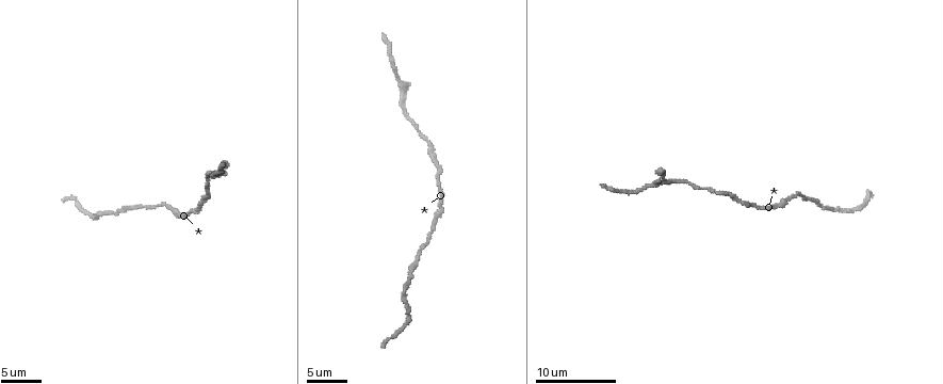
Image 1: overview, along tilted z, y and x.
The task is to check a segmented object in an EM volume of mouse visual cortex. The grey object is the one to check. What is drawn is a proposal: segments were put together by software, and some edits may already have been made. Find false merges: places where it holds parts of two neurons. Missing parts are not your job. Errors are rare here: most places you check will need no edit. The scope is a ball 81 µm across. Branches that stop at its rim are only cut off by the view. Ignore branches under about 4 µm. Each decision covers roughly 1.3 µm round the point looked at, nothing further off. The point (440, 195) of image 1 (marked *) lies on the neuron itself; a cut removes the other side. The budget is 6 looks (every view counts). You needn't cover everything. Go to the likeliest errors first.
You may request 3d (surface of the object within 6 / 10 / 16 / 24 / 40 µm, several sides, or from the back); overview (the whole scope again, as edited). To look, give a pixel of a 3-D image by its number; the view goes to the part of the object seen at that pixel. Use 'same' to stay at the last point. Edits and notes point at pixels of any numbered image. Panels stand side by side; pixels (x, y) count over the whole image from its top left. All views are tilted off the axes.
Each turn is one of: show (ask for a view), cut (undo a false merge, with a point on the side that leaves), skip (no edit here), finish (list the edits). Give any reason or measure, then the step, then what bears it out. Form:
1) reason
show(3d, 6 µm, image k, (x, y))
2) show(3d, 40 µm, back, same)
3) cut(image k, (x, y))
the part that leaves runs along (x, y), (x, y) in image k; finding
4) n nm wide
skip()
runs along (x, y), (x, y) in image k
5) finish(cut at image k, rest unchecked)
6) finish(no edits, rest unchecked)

thick turns thin
show(3d, 10 µm, image 1, (402, 80))

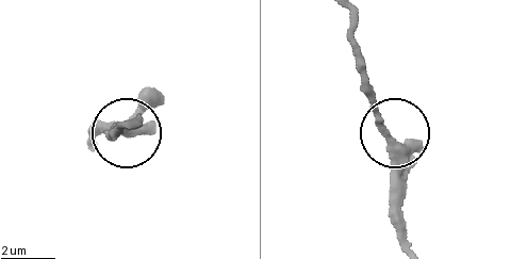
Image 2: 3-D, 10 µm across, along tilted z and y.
3 arms
skip()
continuous, no second neuron

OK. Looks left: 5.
sudden change in width
show(3d, 10 µm, image 1, (138, 207))

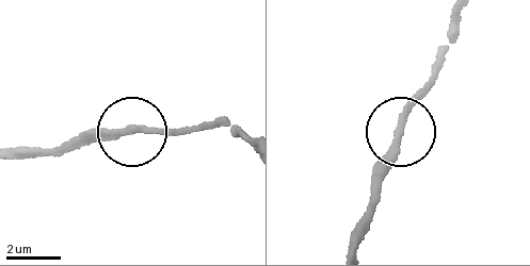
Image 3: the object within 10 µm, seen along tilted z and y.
230 nm wide
skip()
one neuron here

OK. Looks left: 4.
thick turns thin
show(3d, 6 µm, image 1, (790, 197))

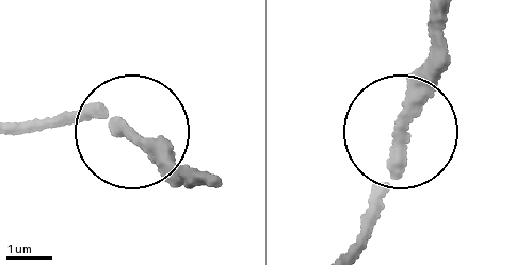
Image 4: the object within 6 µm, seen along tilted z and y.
show(3d, 6 µm, back, image 4, (126, 132))

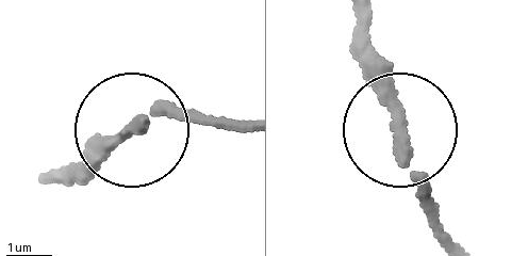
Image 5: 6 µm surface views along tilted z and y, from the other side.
skip()
runs along (360, 24), (429, 226) in image 5; one neuron here

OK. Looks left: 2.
finish(no edits, rest unchecked)

